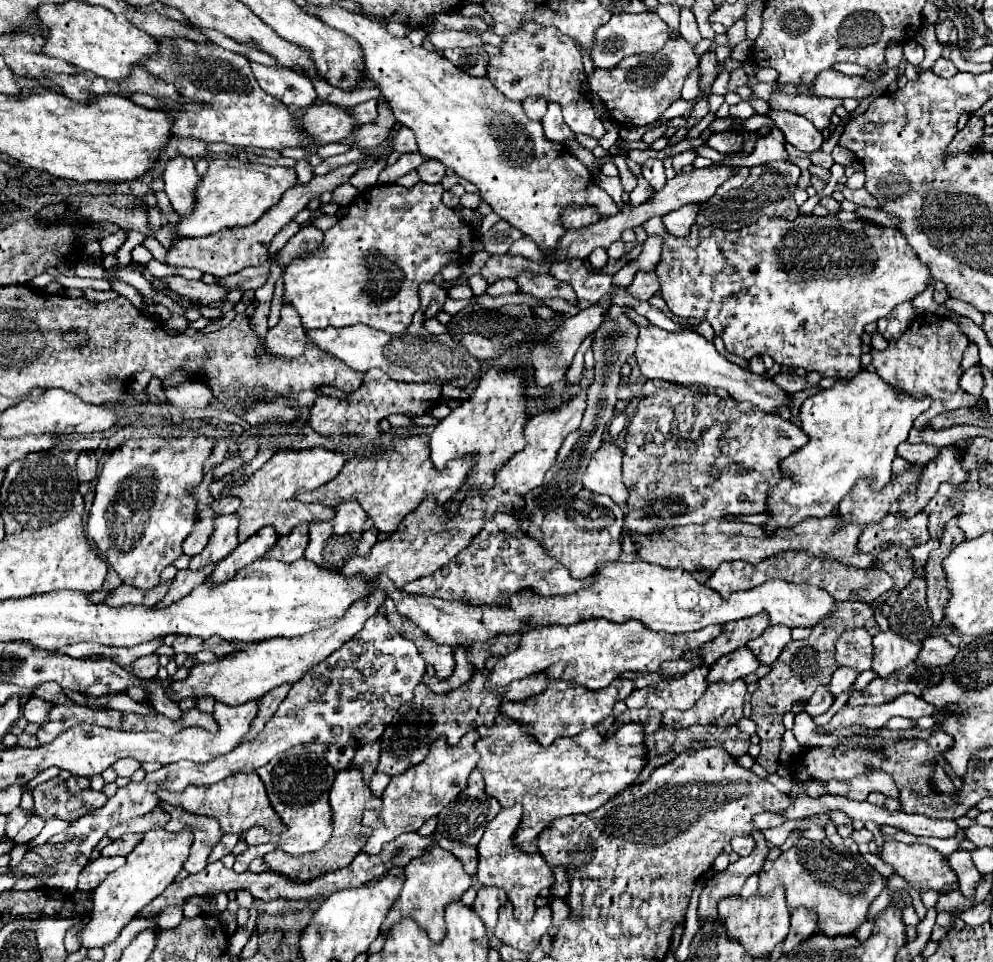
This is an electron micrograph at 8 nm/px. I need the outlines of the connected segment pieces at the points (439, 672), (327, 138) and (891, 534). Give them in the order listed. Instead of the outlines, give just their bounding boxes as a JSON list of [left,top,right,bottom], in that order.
[[402,620,454,680],[302,102,358,144],[858,512,930,554]]

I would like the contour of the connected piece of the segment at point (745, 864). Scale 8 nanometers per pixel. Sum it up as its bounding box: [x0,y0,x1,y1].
[698,830,768,926]

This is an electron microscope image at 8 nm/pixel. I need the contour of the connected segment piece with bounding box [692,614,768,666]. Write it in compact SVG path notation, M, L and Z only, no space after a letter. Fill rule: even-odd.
M756 614L752 618L744 618L740 622L726 624L726 630L714 638L712 642L704 644L700 650L692 650L692 658L702 658L706 666L716 662L720 656L746 646L750 640L758 638L768 628L768 614Z

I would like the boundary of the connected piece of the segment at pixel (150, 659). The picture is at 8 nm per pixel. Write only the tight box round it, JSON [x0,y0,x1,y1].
[132,654,160,678]

